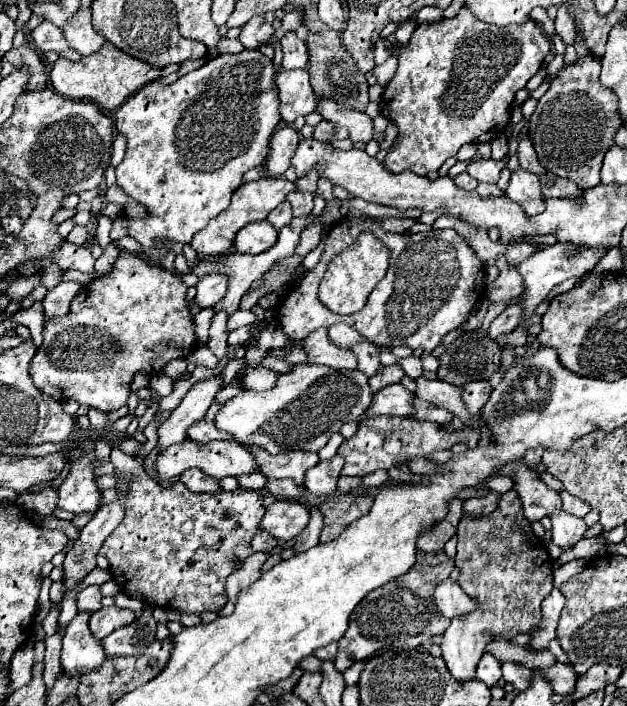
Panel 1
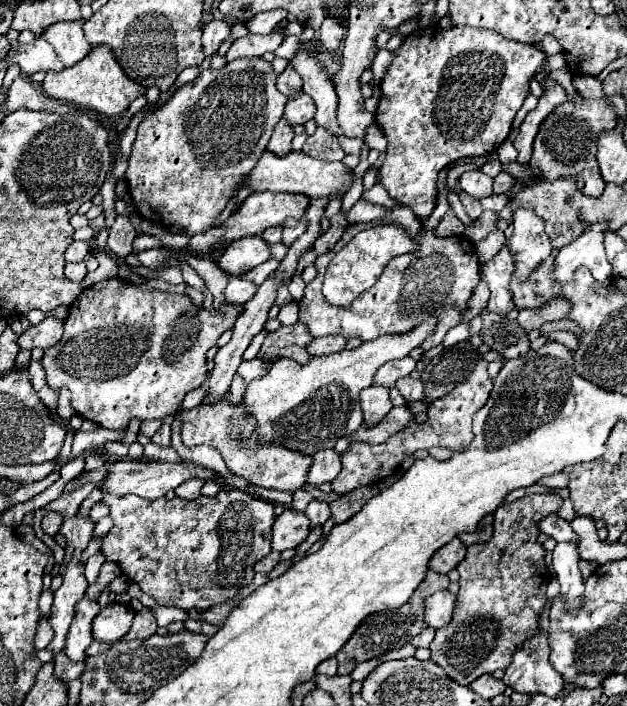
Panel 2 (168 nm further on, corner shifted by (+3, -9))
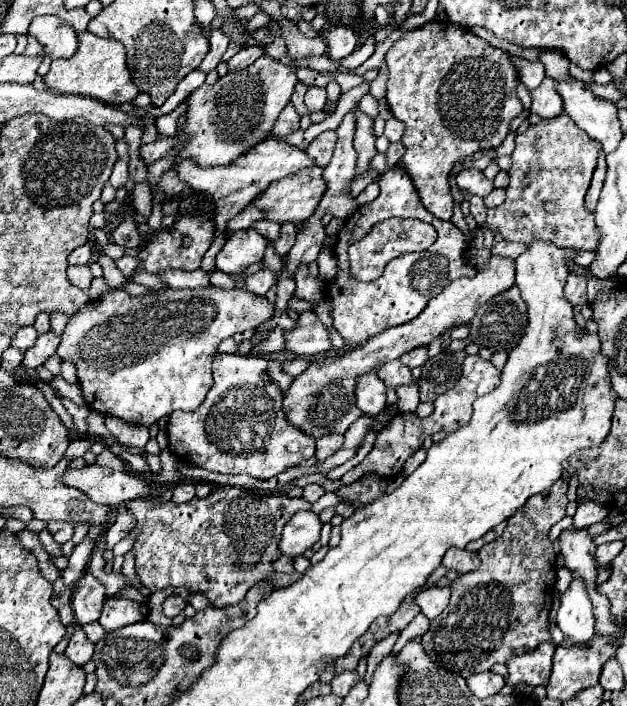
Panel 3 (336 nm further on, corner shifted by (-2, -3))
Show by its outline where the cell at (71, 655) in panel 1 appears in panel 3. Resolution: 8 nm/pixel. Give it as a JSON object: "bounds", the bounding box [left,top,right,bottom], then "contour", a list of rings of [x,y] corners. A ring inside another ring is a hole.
{"bounds":[72,573,106,625],"contour":[[[86,573],[84,581],[76,585],[74,595],[72,595],[72,609],[76,615],[76,623],[88,625],[88,623],[98,621],[104,601],[106,601],[104,585],[96,577]]]}

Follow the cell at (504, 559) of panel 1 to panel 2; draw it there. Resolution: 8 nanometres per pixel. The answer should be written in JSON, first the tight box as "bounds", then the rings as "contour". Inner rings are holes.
{"bounds":[431,493,563,685],"contour":[[[555,493],[525,495],[495,511],[493,537],[483,545],[469,545],[465,559],[457,565],[461,575],[451,623],[437,629],[431,641],[431,661],[459,685],[469,685],[483,673],[507,669],[517,647],[535,631],[545,607],[545,591],[551,573],[545,565],[545,549],[537,541],[539,521],[559,511],[563,499]]]}

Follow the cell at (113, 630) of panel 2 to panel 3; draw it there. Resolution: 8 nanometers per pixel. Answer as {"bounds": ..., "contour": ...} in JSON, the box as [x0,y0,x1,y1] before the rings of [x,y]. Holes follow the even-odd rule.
{"bounds":[98,599,148,631],"contour":[[[108,599],[102,607],[102,615],[98,623],[106,631],[114,631],[138,621],[144,621],[148,617],[148,605],[130,601],[130,599]]]}

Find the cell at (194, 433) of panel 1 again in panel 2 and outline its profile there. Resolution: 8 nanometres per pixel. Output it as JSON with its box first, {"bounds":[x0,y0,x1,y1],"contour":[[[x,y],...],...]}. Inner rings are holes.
{"bounds":[177,391,313,493],"contour":[[[229,391],[227,395],[223,395],[223,399],[219,399],[219,403],[201,403],[195,409],[177,413],[177,417],[181,419],[183,445],[185,447],[195,447],[195,445],[215,447],[223,455],[223,461],[227,463],[227,469],[233,475],[241,475],[257,487],[289,491],[289,493],[301,489],[307,483],[307,471],[313,463],[309,455],[303,455],[299,451],[291,451],[273,443],[263,445],[255,451],[247,451],[245,447],[241,447],[239,439],[245,439],[247,435],[251,435],[255,419],[247,419],[247,415],[243,415],[243,401],[237,405],[231,403]]]}

